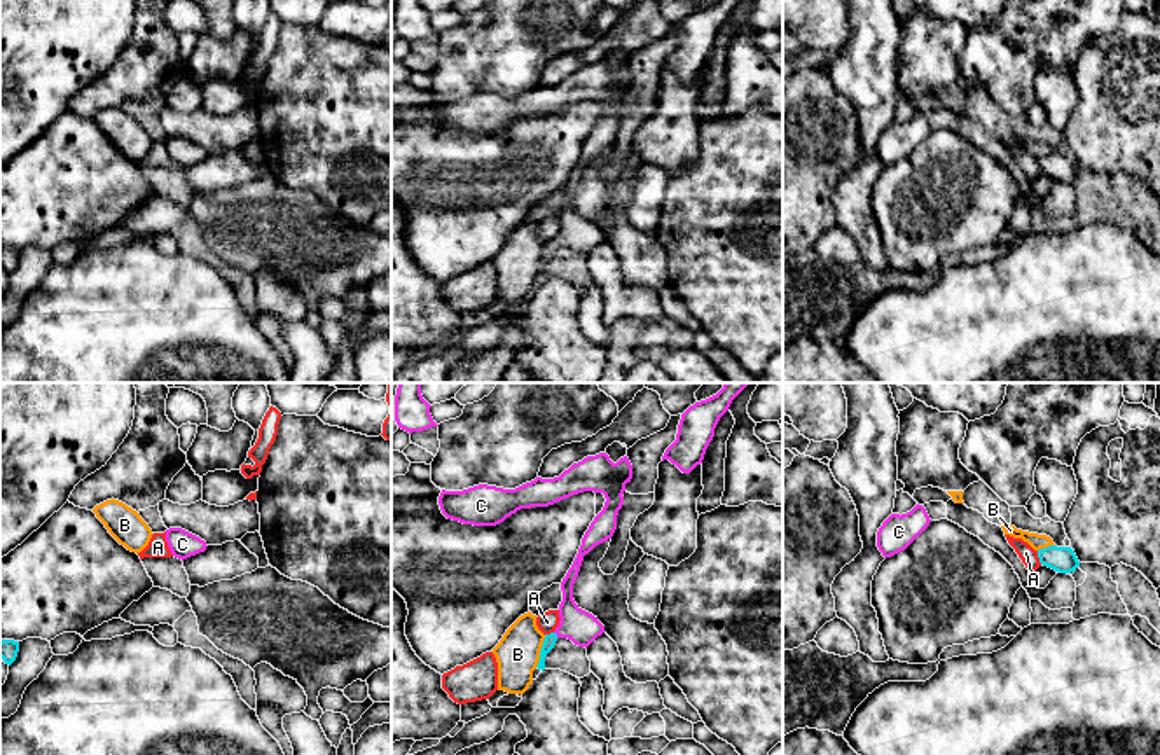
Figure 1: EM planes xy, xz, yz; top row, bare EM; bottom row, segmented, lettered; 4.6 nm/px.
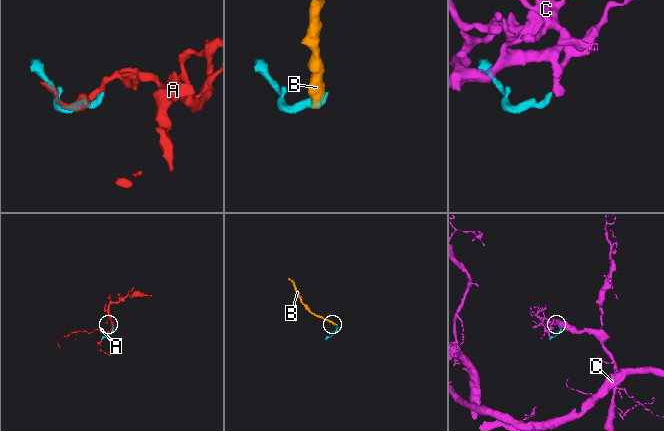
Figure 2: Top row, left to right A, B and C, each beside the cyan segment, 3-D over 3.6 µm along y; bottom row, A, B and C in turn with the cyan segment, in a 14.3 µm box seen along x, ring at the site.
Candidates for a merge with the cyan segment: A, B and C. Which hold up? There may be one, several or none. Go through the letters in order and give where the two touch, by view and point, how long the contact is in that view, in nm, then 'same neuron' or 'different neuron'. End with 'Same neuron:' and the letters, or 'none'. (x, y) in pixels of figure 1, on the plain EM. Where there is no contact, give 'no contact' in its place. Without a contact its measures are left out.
A: contact yz (1038, 165); length 70 nm; different neuron
B: contact xz (540, 259); length 160 nm; different neuron
C: contact xz (556, 243); length 40 nm; same neuron
Same neuron: C

